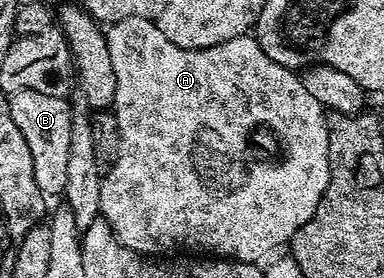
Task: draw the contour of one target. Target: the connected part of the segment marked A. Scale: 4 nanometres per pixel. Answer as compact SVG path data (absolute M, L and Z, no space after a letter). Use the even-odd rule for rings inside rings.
M129 16L123 20L113 21L105 29L106 41L108 42L108 54L112 54L112 66L116 70L116 98L112 105L112 110L116 114L116 122L120 126L120 158L116 158L114 164L109 165L108 171L103 175L102 185L100 186L100 206L102 207L101 215L110 223L114 231L114 237L124 246L128 246L133 252L140 252L143 256L151 258L157 257L157 252L178 252L174 254L182 254L185 248L194 248L198 244L199 253L205 254L210 258L225 258L227 260L237 260L239 262L262 262L271 254L277 253L278 247L289 245L290 239L296 234L296 230L300 230L300 226L304 226L304 222L308 222L308 218L312 218L312 214L316 214L316 206L320 202L320 198L324 194L324 190L328 186L328 178L330 177L330 167L328 166L328 130L326 129L327 109L323 108L320 102L316 102L316 98L312 98L312 94L308 94L308 90L304 86L301 75L297 71L280 66L280 62L272 62L272 58L268 58L268 54L264 54L264 50L258 45L257 39L253 35L237 36L236 38L228 38L228 42L220 42L211 48L181 48L172 42L169 38L164 38L164 34L158 29L157 23L149 16ZM253 128L271 128L278 135L278 140L282 143L282 148L286 153L282 156L279 164L261 164L258 160L250 157L250 131Z

